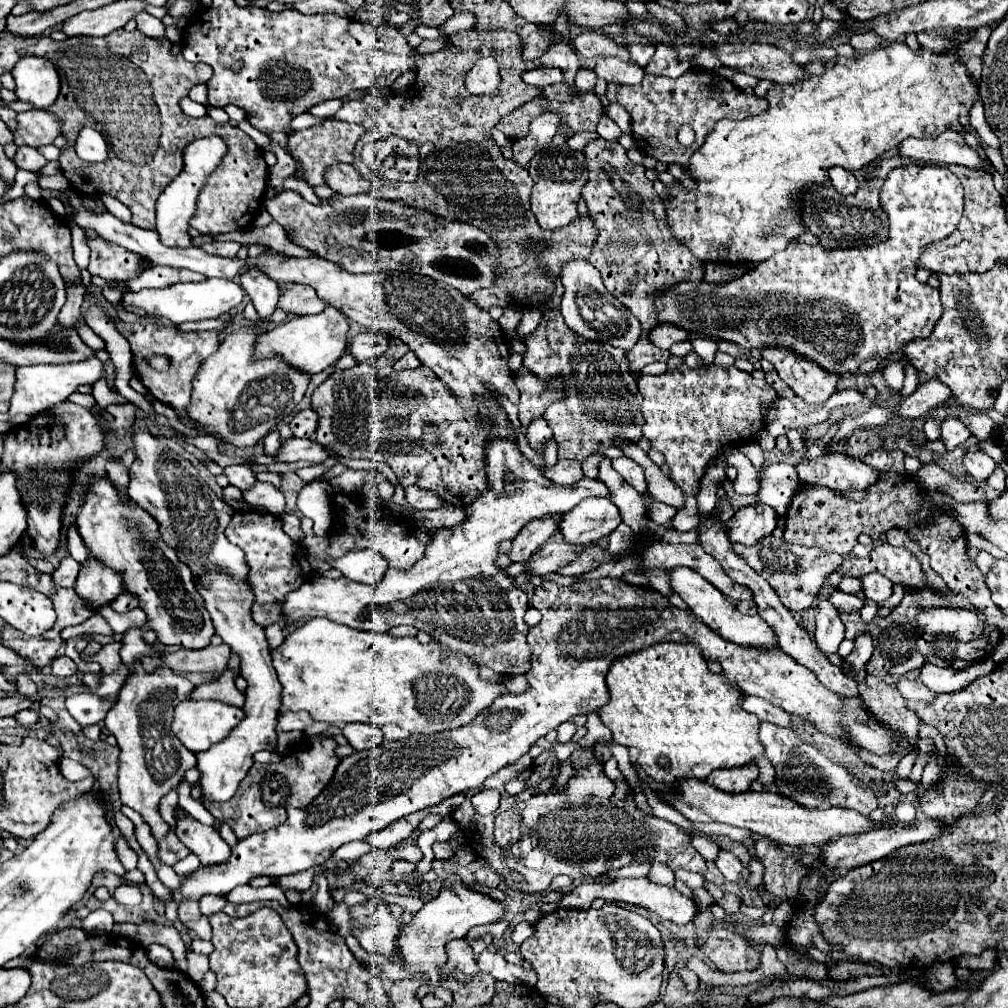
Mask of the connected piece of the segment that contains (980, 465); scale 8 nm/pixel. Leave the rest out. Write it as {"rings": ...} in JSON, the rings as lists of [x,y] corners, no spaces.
{"rings":[[[977,450],[977,452],[967,452],[965,458],[963,458],[963,466],[967,470],[969,476],[973,476],[977,482],[985,482],[993,468],[995,468],[995,462],[991,460],[991,456],[987,456],[985,452]]]}

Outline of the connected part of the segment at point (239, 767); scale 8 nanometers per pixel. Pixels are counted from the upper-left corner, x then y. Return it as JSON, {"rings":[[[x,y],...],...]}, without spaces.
{"rings":[[[135,422],[131,426],[131,434],[133,434],[133,448],[137,450],[137,458],[131,464],[131,482],[129,482],[129,496],[131,500],[141,506],[157,524],[159,524],[159,534],[163,538],[163,542],[167,546],[171,546],[179,560],[183,564],[187,564],[191,568],[193,574],[193,584],[197,588],[197,592],[201,594],[201,598],[205,600],[205,608],[211,614],[213,626],[217,630],[217,634],[223,638],[225,644],[231,646],[233,652],[237,652],[241,656],[241,676],[247,680],[247,702],[243,706],[245,712],[245,720],[229,734],[229,738],[225,738],[223,742],[219,742],[217,746],[213,746],[211,750],[205,750],[203,754],[197,754],[197,770],[201,772],[199,784],[203,788],[203,802],[225,802],[229,798],[235,796],[239,782],[247,776],[253,760],[251,756],[259,750],[275,750],[277,748],[277,712],[279,712],[279,694],[281,694],[281,686],[269,656],[269,644],[263,632],[263,626],[259,626],[253,618],[251,618],[251,606],[255,602],[255,592],[251,588],[251,582],[247,578],[249,574],[249,566],[245,562],[243,550],[233,546],[227,538],[225,538],[225,528],[231,522],[231,514],[233,510],[215,496],[215,492],[205,484],[205,480],[201,478],[201,474],[197,472],[197,468],[185,458],[181,456],[181,446],[173,440],[155,440],[155,436],[149,432],[145,422]]]}

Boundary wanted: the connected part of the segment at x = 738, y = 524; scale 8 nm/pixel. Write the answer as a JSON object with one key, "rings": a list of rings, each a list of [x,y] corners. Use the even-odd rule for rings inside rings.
{"rings":[[[749,504],[735,512],[735,516],[725,524],[731,542],[741,544],[755,544],[763,536],[769,536],[777,526],[777,514],[767,504]]]}

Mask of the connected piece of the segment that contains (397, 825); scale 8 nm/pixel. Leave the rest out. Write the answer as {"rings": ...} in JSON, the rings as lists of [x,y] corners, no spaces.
{"rings":[[[419,810],[415,814],[409,814],[407,818],[401,818],[399,822],[393,822],[391,826],[379,830],[379,834],[371,834],[367,838],[367,842],[373,848],[391,848],[395,844],[399,844],[401,840],[405,840],[413,830],[417,830],[417,826],[423,822],[423,818],[429,814],[429,810]]]}

